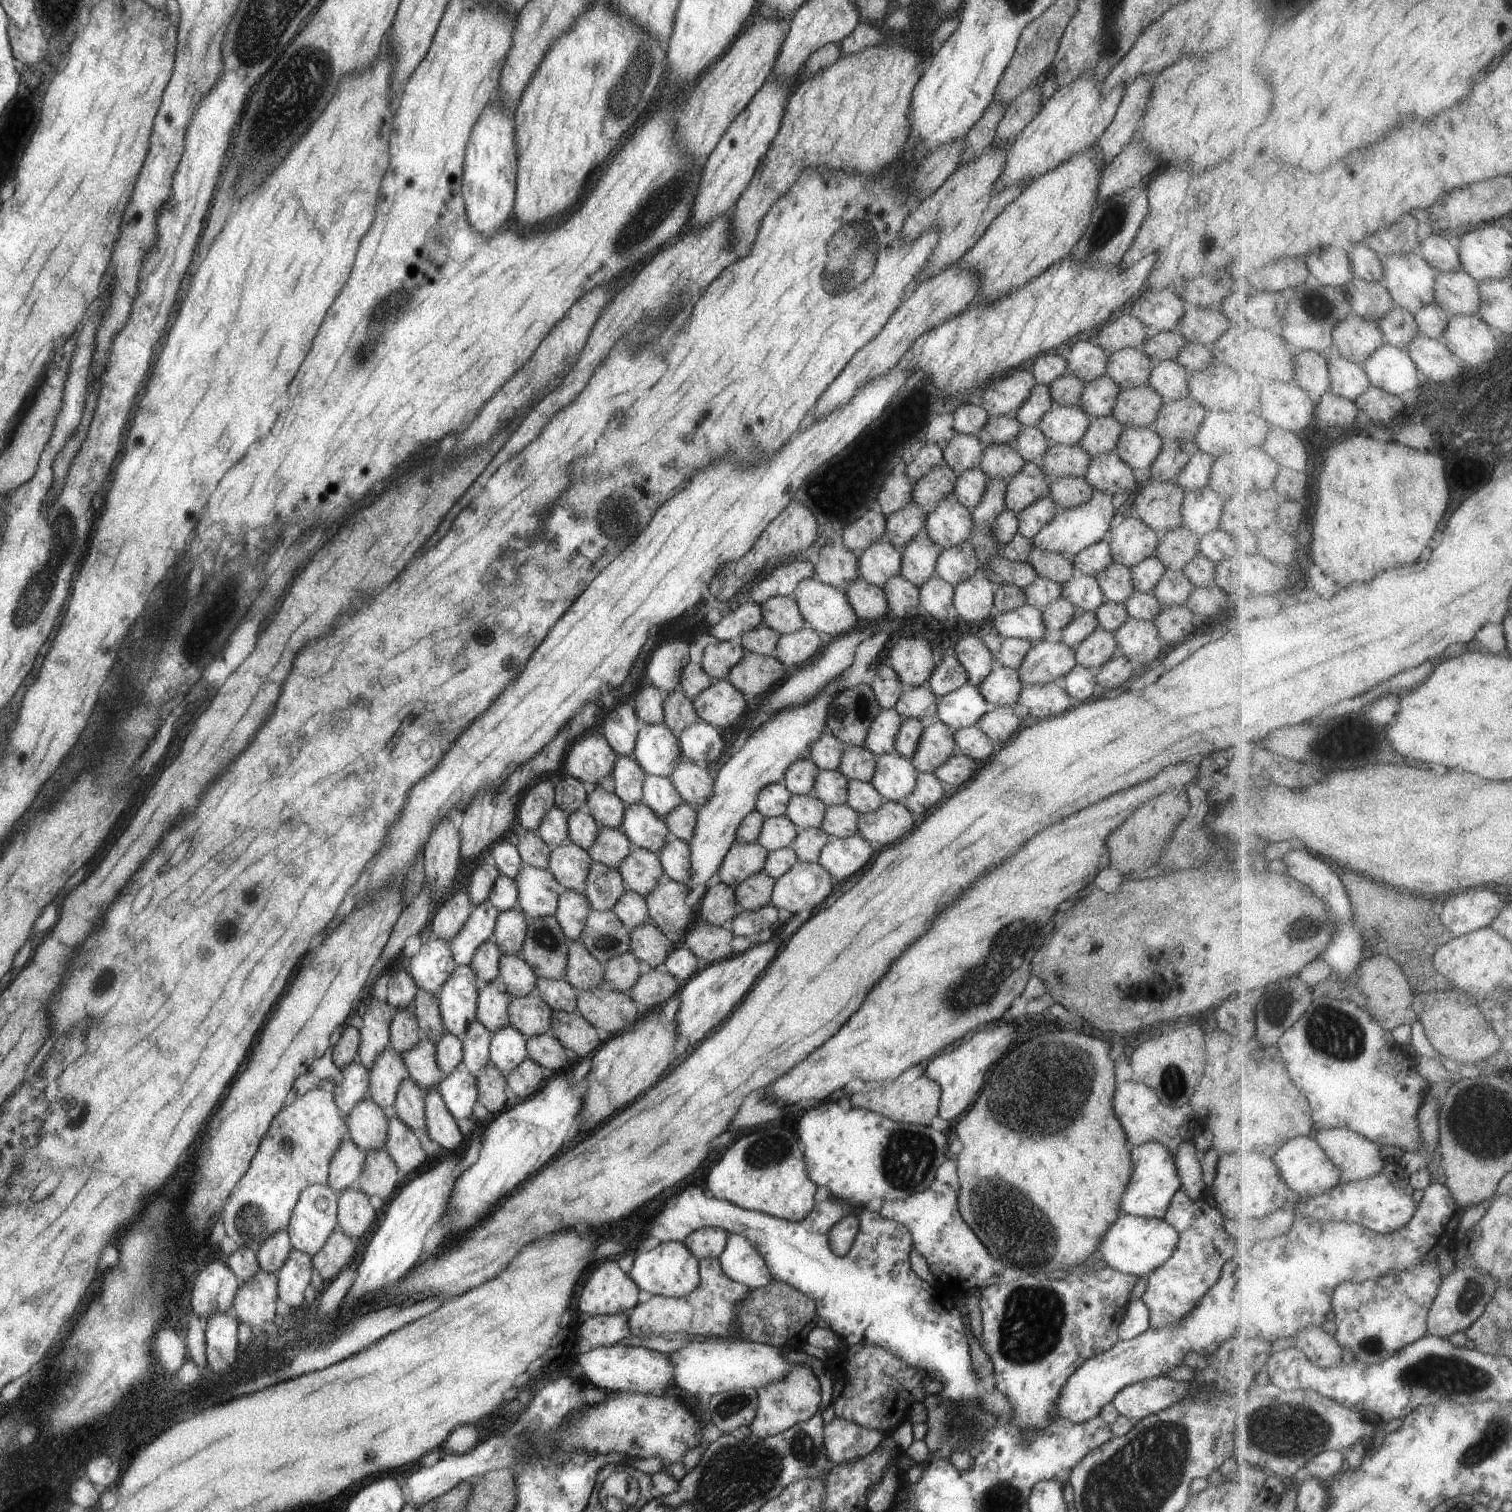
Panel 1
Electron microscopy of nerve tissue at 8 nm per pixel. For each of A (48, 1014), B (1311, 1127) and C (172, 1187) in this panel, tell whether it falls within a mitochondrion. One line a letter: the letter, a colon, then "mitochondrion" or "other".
A: other
B: other
C: other

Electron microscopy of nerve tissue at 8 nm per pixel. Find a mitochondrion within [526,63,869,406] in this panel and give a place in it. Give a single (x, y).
(656, 209)

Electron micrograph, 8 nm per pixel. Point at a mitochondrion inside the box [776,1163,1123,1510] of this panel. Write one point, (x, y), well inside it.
(1033, 1321)

